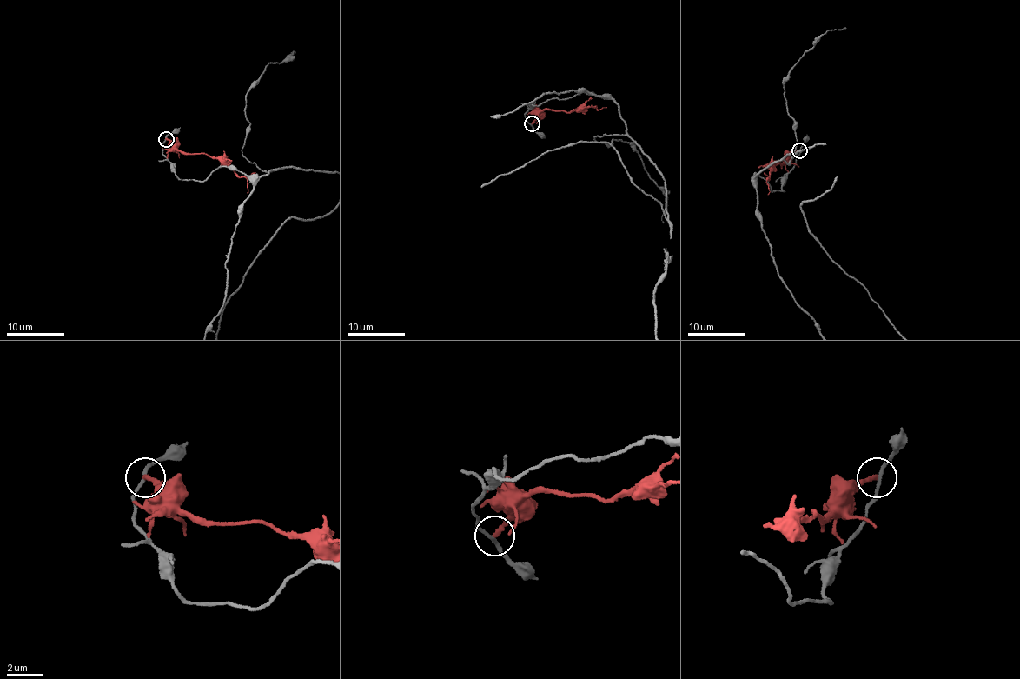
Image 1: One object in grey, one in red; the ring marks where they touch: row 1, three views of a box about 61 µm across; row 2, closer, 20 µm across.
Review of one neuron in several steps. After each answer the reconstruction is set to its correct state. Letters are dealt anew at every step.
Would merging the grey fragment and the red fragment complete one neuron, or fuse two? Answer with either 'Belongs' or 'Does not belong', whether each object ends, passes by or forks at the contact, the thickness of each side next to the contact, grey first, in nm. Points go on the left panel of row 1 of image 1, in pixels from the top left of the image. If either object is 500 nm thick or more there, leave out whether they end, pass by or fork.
Does not belong. At the ring grey passes by. At the ring red ends. Thickness 170 nm (grey) against 240 nm

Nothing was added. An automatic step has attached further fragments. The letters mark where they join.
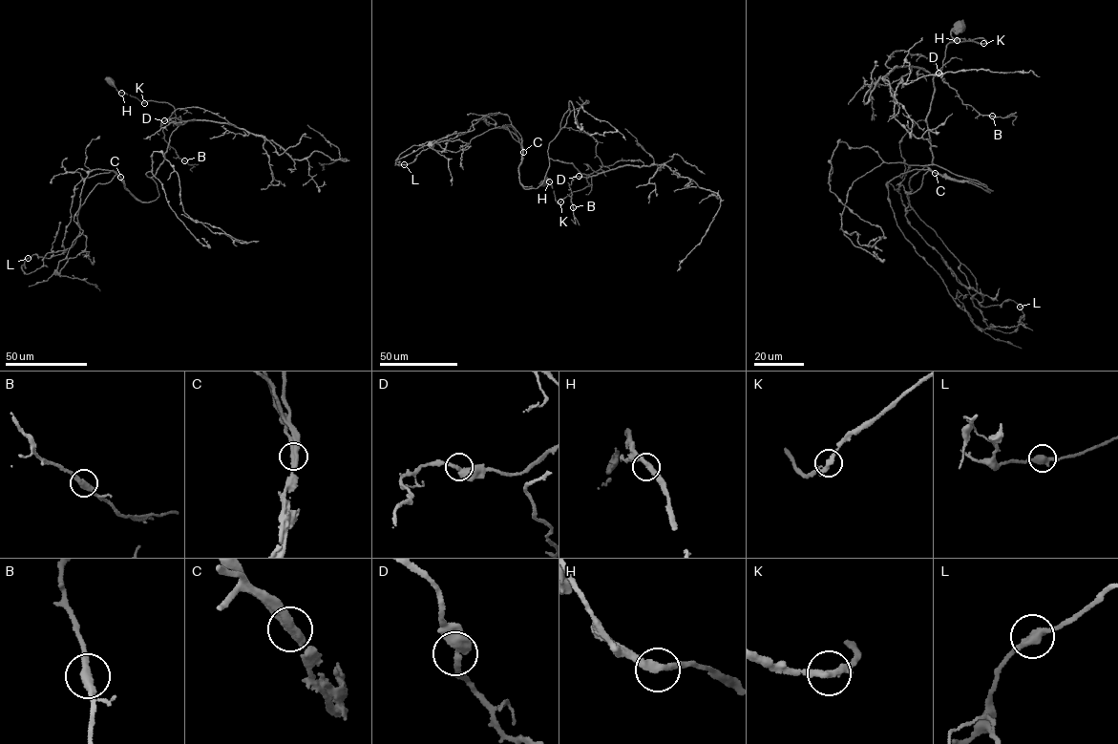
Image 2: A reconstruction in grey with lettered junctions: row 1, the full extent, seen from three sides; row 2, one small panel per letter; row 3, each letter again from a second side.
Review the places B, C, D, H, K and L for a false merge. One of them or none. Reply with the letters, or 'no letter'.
C

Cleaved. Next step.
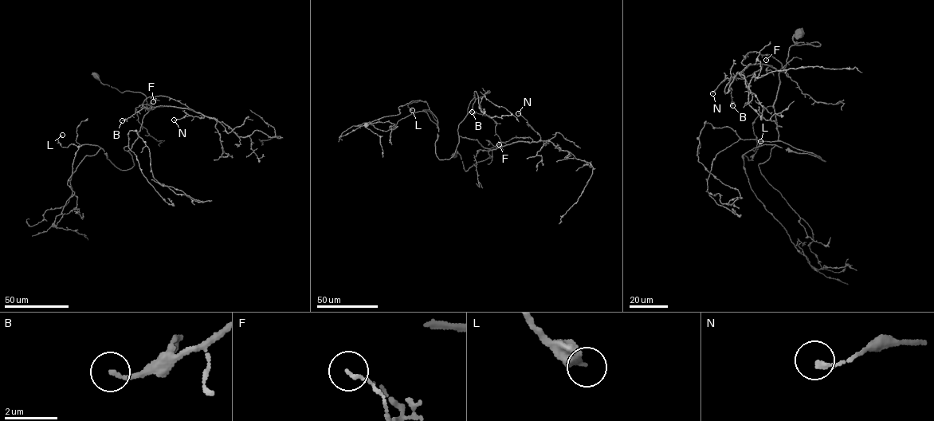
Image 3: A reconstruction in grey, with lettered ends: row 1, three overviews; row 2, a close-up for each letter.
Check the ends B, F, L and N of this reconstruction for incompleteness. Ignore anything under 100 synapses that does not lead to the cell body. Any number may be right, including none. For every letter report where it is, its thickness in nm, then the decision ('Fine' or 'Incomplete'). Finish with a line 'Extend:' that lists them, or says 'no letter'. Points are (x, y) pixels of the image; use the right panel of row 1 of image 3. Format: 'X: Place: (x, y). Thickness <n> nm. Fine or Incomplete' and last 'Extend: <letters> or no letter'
B: Place: (732, 105). Thickness 160 nm. Fine
F: Place: (766, 60). Thickness 110 nm. Fine
L: Place: (760, 141). Thickness 440 nm. Fine
N: Place: (712, 93). Thickness 160 nm. Fine
Extend: no letter

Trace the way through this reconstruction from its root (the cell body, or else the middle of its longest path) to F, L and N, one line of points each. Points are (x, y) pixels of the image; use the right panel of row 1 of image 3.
F: (801, 32), (795, 43), (820, 45), (790, 45), (782, 72), (741, 62), (755, 51), (766, 60)
L: (801, 32), (820, 45), (789, 48), (778, 139), (826, 161), (772, 144), (743, 156), (760, 141)
N: (801, 32), (793, 37), (795, 43), (820, 45), (790, 45), (782, 72), (749, 63), (724, 77), (712, 93)

